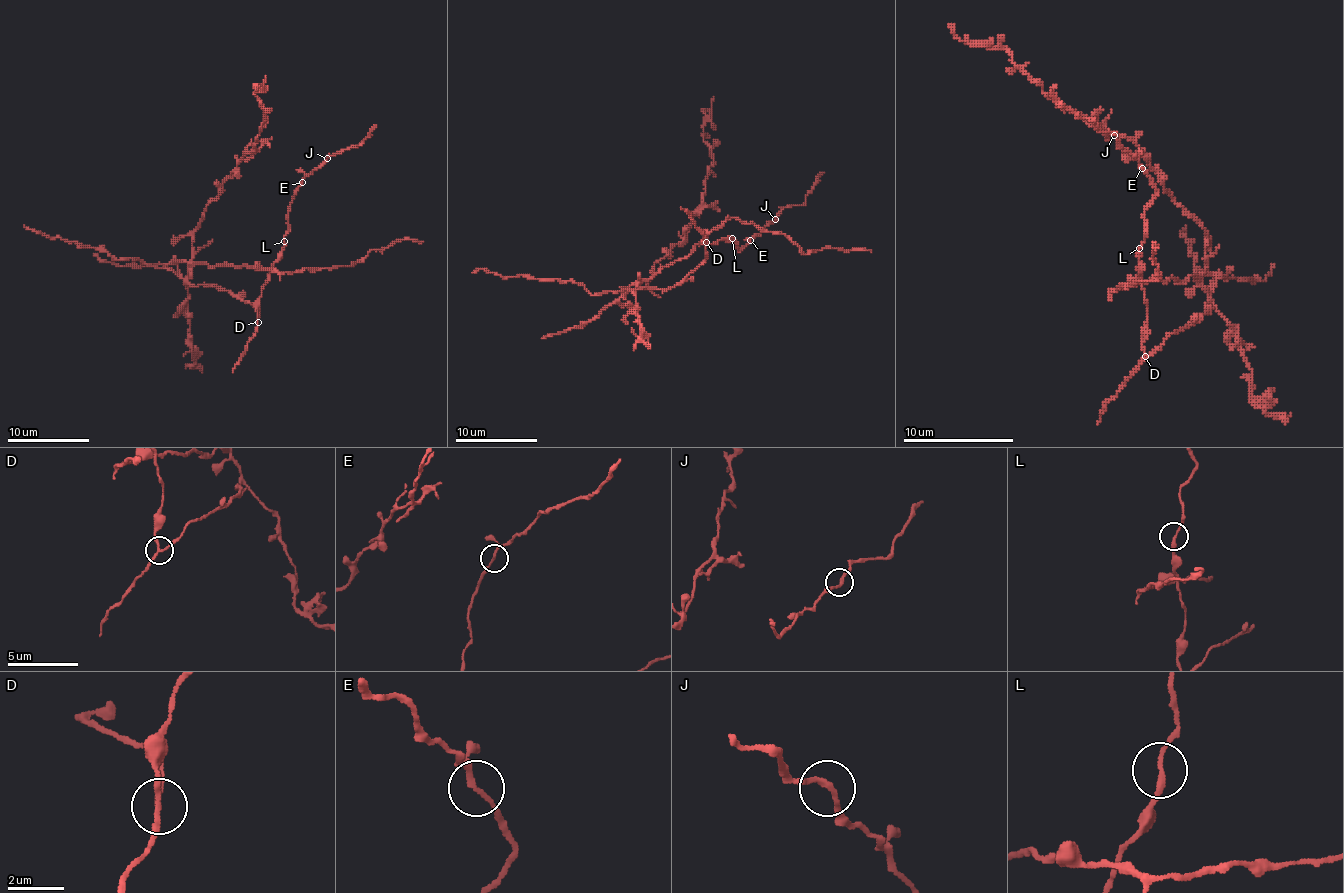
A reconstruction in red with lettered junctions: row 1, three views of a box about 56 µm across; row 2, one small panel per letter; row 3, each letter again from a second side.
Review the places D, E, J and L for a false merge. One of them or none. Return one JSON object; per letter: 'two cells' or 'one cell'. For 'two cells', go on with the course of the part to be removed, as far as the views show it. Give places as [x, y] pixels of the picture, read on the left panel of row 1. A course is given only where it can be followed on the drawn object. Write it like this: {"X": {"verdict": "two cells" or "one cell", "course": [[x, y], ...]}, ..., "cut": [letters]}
{"D": {"verdict": "two cells", "course": [[257, 321], [257, 307], [192, 284], [188, 270], [204, 209], [257, 141], [265, 76]]}, "E": {"verdict": "one cell"}, "J": {"verdict": "one cell"}, "L": {"verdict": "one cell"}, "cut": ["D"]}

